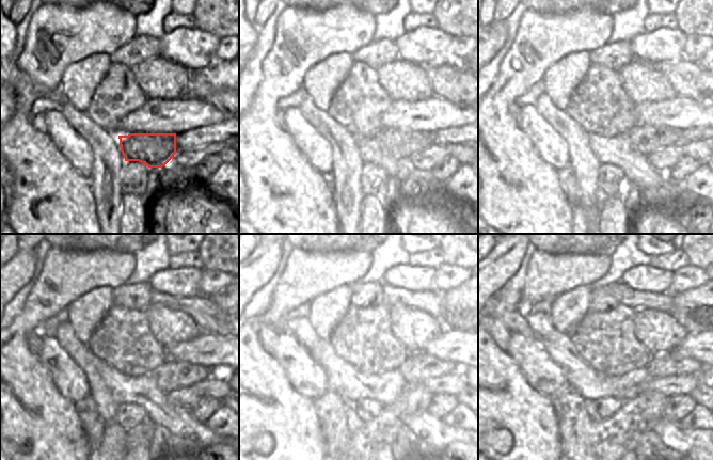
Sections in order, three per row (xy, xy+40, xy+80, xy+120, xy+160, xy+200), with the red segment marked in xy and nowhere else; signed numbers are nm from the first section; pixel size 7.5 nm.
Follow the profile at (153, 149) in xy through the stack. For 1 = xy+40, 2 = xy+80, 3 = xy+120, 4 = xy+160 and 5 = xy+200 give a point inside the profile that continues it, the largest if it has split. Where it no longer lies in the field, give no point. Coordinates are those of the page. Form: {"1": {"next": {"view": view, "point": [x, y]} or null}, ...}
{"1": {"next": {"view": "xy+40", "point": [396, 143]}}, "2": {"next": {"view": "xy+80", "point": [645, 139]}}, "3": {"next": {"view": "xy+120", "point": [172, 375]}}, "4": {"next": {"view": "xy+160", "point": [417, 367]}}, "5": {"next": {"view": "xy+200", "point": [667, 364]}}}

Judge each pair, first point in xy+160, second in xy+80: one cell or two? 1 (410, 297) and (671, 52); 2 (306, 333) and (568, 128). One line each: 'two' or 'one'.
1: two
2: one

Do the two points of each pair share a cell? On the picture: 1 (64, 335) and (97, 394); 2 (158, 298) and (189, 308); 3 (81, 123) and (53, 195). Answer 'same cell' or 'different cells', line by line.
1: same cell
2: same cell
3: different cells

